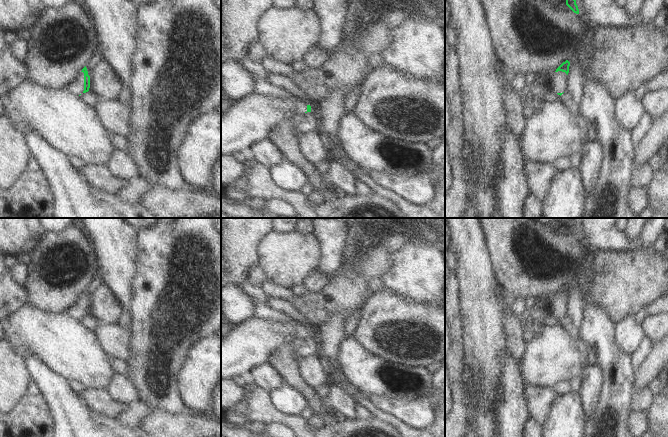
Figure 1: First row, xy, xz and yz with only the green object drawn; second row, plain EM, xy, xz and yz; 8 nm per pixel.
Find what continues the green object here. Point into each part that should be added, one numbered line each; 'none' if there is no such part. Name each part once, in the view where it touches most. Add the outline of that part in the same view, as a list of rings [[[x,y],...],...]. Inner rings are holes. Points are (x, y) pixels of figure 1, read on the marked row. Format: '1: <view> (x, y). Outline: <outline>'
1: xy (76, 87). Outline: [[[80,72],[78,77],[71,82],[65,89],[67,89],[70,93],[79,96],[84,91],[84,73]]]

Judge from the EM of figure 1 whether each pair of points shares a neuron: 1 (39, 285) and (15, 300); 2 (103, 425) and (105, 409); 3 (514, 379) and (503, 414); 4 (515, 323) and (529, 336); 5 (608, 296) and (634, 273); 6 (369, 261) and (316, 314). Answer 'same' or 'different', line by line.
1: different
2: different
3: same
4: different
5: same
6: same

